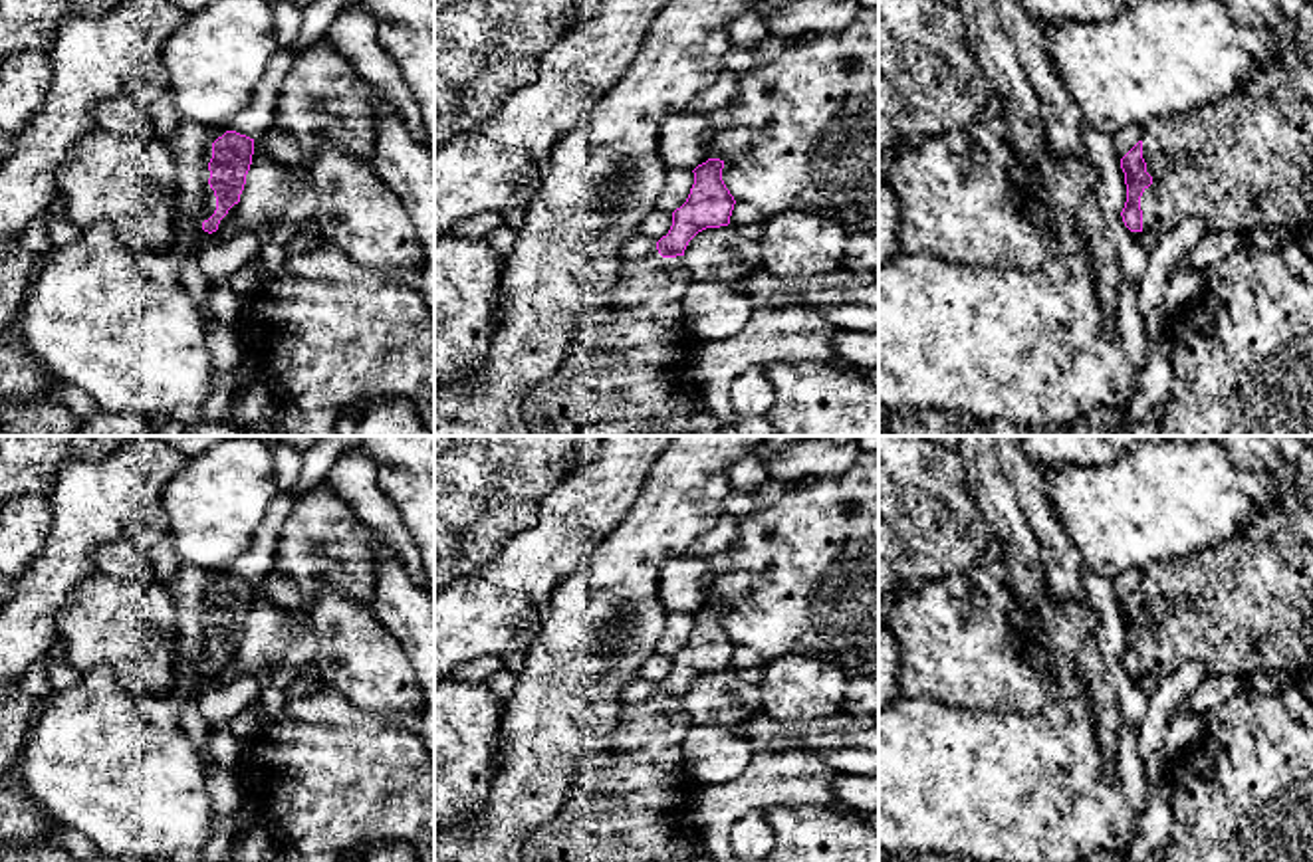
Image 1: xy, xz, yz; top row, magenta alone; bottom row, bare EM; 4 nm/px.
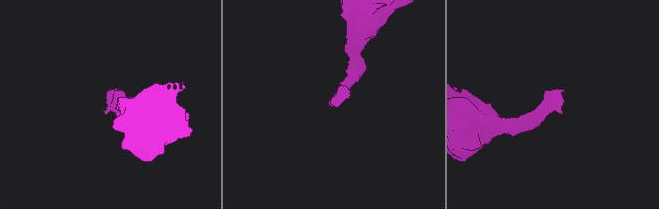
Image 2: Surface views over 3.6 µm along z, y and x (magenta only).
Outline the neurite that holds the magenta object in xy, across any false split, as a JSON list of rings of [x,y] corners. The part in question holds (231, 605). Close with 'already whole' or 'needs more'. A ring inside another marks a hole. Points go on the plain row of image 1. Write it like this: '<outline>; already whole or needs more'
[[[220,571],[206,587],[210,622],[204,630],[198,670],[212,678],[236,656],[252,608],[254,583]]]; needs more

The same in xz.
[[[724,604],[698,608],[686,646],[672,656],[672,670],[656,692],[623,703],[609,741],[575,771],[557,814],[524,842],[524,862],[716,862],[704,848],[682,781],[688,777],[684,739],[692,725],[684,707],[688,686],[706,672],[730,668],[734,640],[722,624]]]; needs more

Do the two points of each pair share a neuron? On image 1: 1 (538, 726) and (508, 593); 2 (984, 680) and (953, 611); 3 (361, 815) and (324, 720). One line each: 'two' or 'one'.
1: two
2: one
3: one

